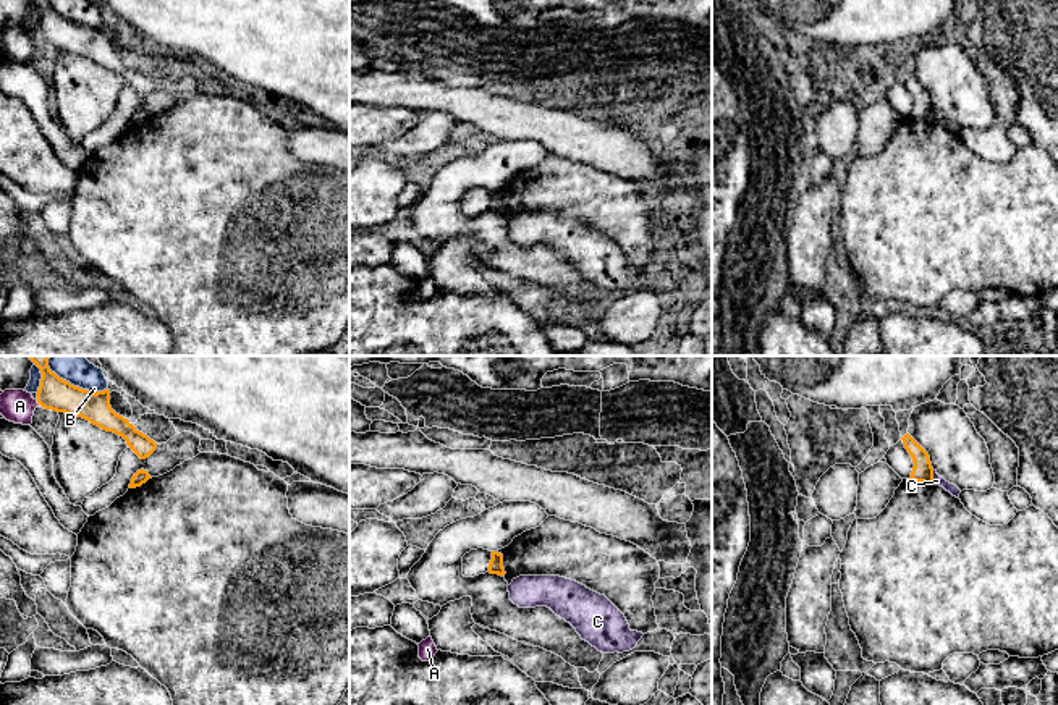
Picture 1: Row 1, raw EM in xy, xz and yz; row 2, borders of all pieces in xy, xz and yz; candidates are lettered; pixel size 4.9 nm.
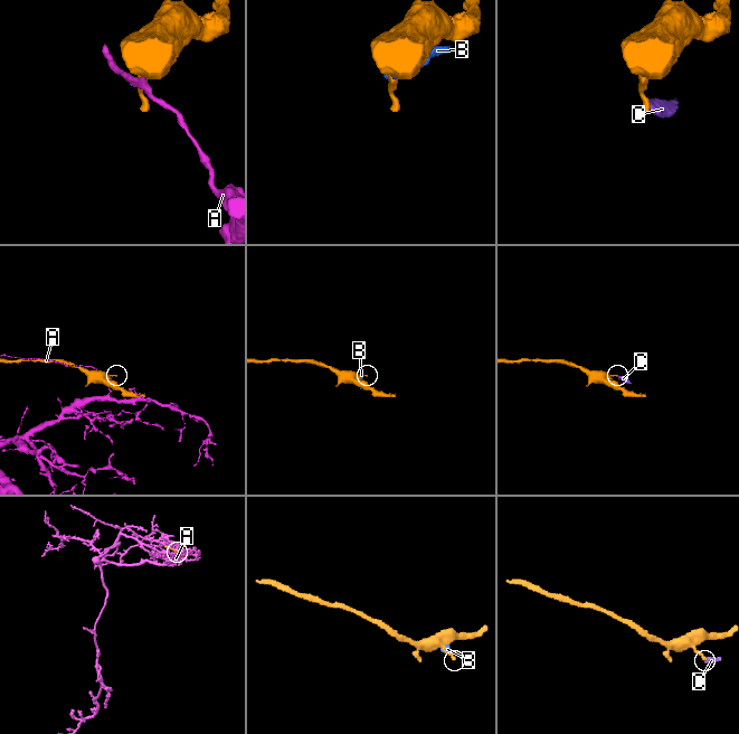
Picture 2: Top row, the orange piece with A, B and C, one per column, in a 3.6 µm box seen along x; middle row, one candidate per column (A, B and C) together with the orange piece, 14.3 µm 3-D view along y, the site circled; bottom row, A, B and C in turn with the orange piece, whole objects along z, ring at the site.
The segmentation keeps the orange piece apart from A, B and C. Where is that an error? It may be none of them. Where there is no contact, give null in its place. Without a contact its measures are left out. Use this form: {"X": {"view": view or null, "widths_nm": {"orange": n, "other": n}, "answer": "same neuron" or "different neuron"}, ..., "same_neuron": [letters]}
{"A": {"view": "xy", "widths_nm": {"orange": 160, "other": 170}, "answer": "different neuron"}, "B": {"view": "xy", "widths_nm": {"orange": 160, "other": 140}, "answer": "different neuron"}, "C": {"view": "yz", "widths_nm": {"orange": 110, "other": 50}, "answer": "different neuron"}, "same_neuron": []}

